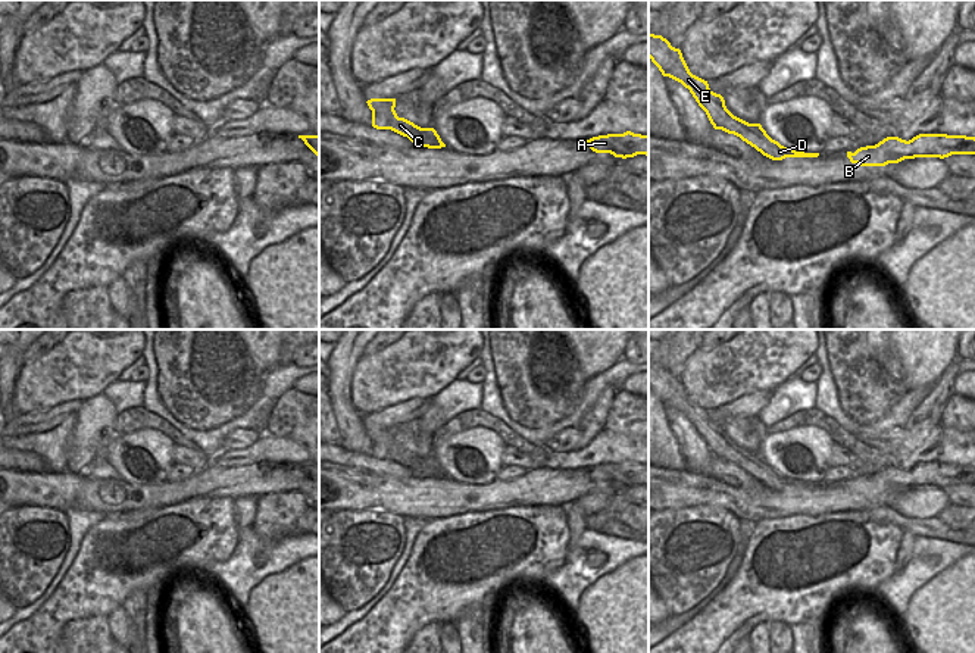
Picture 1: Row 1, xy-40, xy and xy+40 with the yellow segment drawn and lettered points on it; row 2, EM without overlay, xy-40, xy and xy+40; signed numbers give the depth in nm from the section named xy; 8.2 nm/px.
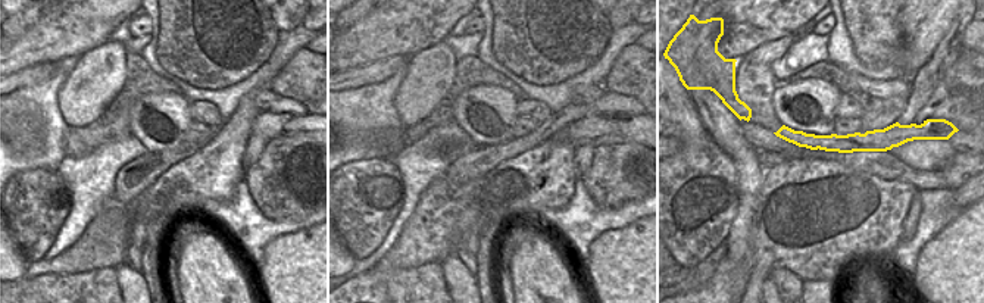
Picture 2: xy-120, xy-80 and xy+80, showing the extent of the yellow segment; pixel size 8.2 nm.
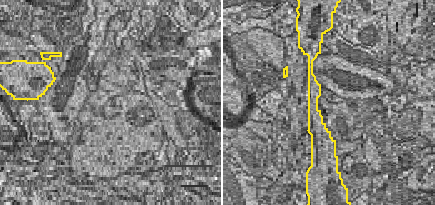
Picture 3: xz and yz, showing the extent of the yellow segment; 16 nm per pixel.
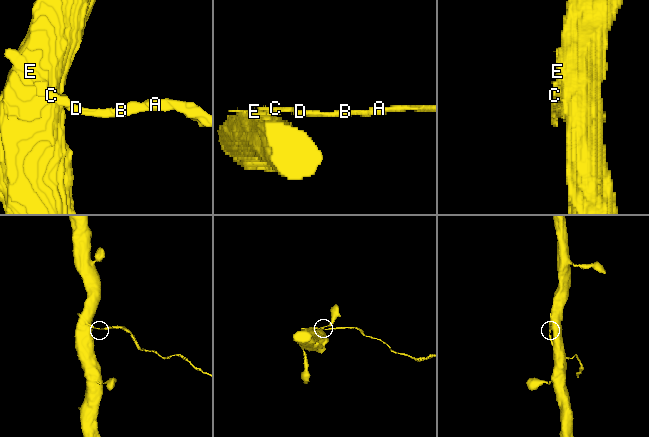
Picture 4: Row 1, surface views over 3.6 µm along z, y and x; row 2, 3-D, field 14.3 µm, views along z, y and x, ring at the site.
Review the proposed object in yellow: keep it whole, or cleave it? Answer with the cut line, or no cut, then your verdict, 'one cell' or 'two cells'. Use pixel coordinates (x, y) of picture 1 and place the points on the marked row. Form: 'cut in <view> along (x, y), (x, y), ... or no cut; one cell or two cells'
cut in xy+40 along (761, 127), (750, 128), (740, 137); two cells

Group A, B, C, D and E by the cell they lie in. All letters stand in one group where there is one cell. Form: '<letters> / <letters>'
A B D / C E

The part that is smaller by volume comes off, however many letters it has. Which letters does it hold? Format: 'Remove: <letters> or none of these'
Remove: A, B, D

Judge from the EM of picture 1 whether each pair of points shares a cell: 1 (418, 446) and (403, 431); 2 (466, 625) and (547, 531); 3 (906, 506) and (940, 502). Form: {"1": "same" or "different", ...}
{"1": "same", "2": "different", "3": "same"}

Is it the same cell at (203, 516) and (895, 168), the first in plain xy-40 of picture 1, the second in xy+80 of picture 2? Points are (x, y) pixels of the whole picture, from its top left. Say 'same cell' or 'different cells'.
different cells

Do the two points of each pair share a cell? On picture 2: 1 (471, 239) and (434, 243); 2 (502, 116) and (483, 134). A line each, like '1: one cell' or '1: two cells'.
1: two cells
2: one cell

